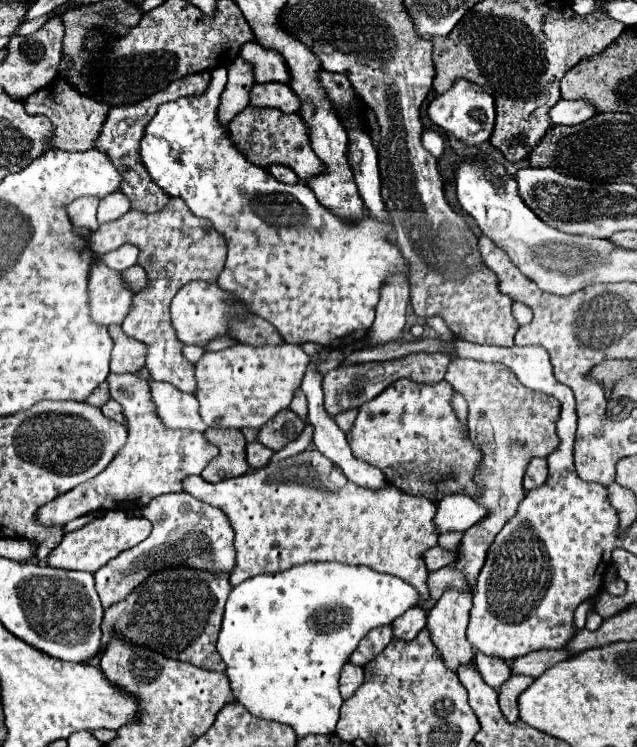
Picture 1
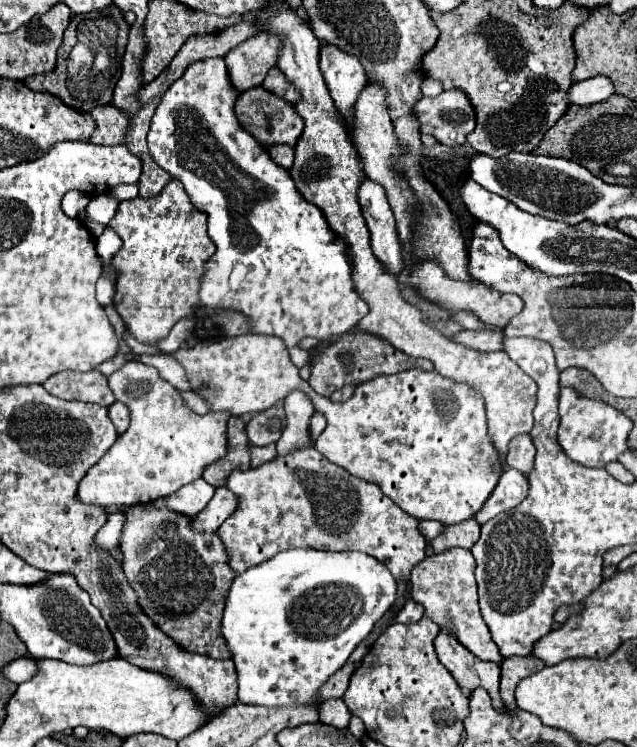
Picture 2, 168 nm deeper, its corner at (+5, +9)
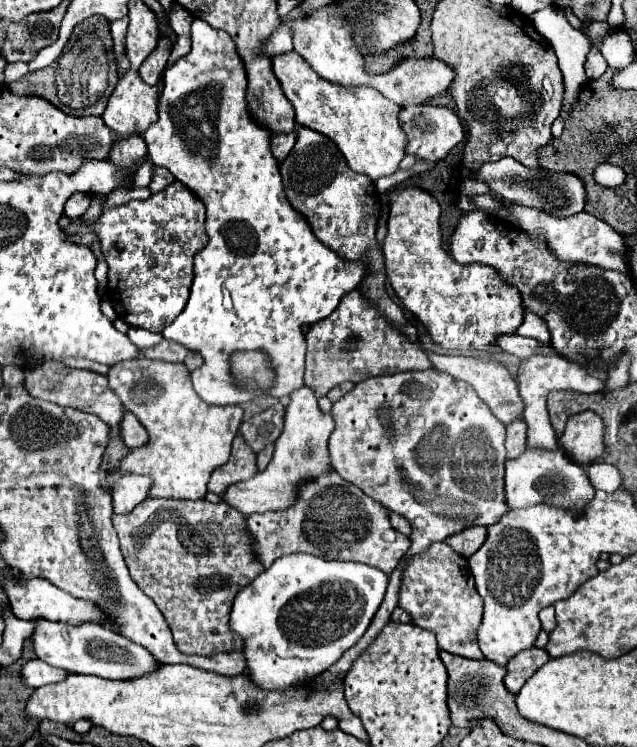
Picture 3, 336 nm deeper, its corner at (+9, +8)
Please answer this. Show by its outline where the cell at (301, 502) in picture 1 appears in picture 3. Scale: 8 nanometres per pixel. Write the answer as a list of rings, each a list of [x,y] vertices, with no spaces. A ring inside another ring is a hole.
[[[334,468],[318,478],[302,480],[298,490],[298,500],[290,508],[244,518],[246,528],[250,524],[254,554],[264,568],[284,554],[306,552],[326,560],[364,562],[390,574],[410,548],[410,540],[392,528],[388,510],[376,500],[368,498],[358,486],[338,476]]]

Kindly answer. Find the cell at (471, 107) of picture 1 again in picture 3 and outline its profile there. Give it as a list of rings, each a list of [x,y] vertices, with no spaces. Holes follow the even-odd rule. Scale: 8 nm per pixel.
[[[414,104],[400,110],[400,124],[408,136],[408,154],[418,154],[424,160],[440,160],[444,158],[456,144],[464,140],[464,128],[460,124],[458,114],[452,108],[430,106],[430,104]]]

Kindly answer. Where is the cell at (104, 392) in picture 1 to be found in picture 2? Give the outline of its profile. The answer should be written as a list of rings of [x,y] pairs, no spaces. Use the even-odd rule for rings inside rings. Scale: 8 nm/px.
[[[92,369],[86,373],[80,371],[60,371],[58,375],[52,375],[42,383],[44,389],[66,401],[84,401],[84,403],[98,403],[104,407],[110,407],[116,399],[114,393],[108,387],[108,379]]]

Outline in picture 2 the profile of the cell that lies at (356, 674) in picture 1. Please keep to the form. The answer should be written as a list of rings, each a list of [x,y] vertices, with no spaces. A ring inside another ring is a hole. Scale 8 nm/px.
[[[330,699],[330,701],[324,701],[320,705],[320,721],[326,723],[326,725],[332,725],[336,729],[344,729],[348,727],[348,721],[350,721],[350,711],[348,707],[344,705],[342,699]]]

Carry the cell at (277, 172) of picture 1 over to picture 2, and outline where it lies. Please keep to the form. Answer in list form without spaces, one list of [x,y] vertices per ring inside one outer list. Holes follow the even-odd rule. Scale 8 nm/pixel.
[[[272,145],[268,151],[280,167],[284,167],[284,169],[292,167],[292,161],[294,161],[294,147],[292,145]]]

